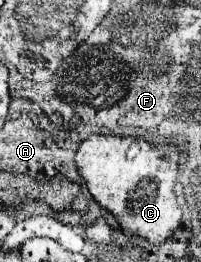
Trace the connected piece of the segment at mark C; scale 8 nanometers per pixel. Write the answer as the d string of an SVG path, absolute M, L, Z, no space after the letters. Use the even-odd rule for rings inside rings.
M94 135L76 151L76 169L94 201L110 211L126 237L142 237L154 245L174 235L182 211L172 191L180 151L172 145L154 147L134 137Z

